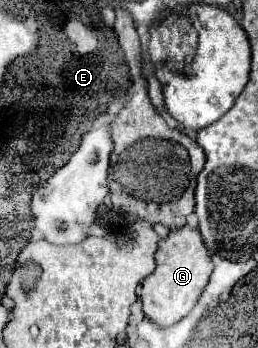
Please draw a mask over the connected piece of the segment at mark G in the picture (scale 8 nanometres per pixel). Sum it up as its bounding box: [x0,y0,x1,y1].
[140,227,214,327]

